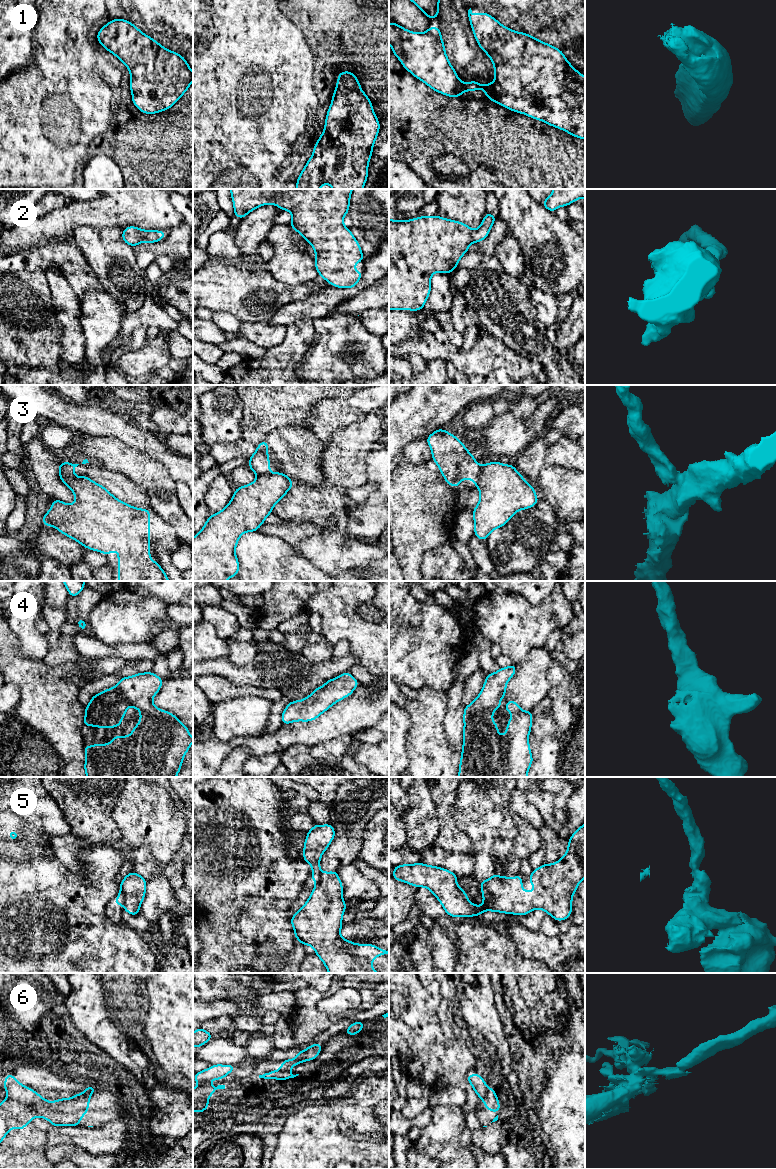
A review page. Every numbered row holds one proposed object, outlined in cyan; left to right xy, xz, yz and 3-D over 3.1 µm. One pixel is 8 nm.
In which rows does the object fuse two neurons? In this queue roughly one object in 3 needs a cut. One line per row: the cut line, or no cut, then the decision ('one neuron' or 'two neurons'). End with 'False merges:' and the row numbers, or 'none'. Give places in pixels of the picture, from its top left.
1: no cut | one neuron
2: no cut | one neuron
3: yz (480, 466), (480, 475), (475, 484) | two neurons
4: no cut | one neuron
5: xy (120, 892), (124, 898), (124, 904) | two neurons
6: yz (488, 1088), (483, 1098) | two neurons
False merges: 3, 5, 6

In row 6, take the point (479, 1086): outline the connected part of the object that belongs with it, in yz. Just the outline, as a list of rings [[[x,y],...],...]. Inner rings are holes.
[[[480,1074],[467,1075],[466,1079],[472,1085],[473,1090],[476,1092],[480,1099],[486,1096],[488,1087]]]

